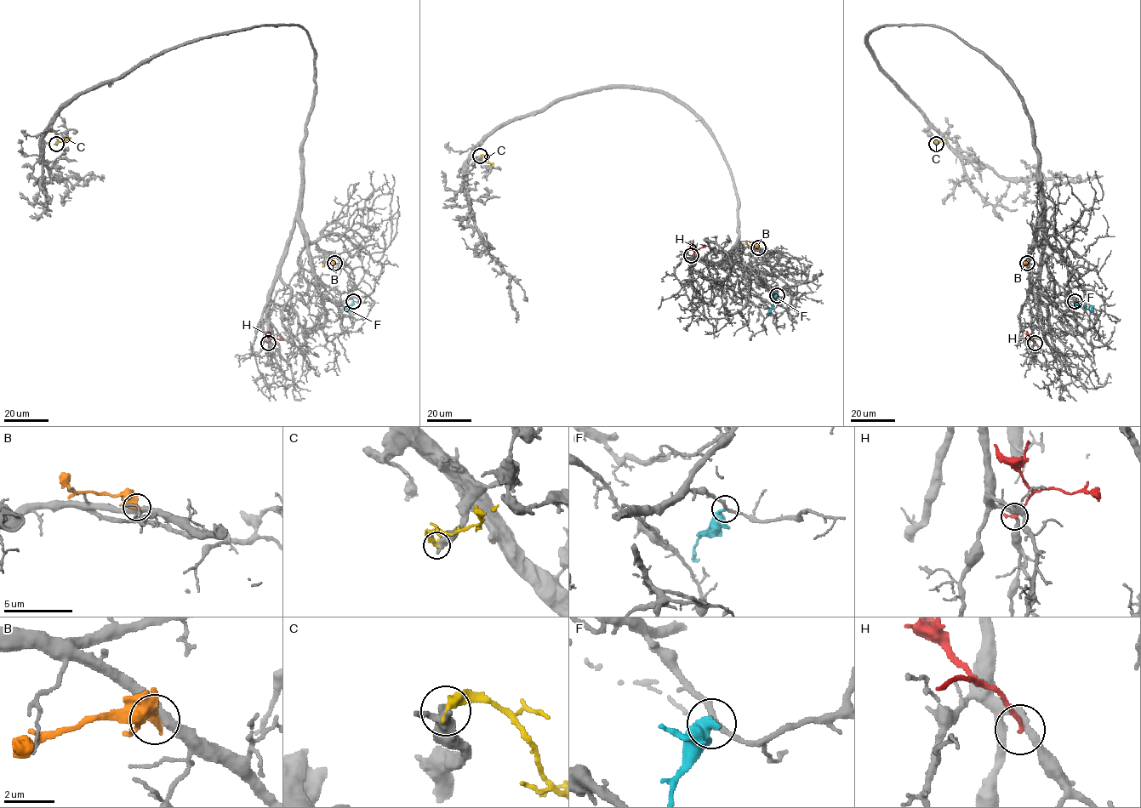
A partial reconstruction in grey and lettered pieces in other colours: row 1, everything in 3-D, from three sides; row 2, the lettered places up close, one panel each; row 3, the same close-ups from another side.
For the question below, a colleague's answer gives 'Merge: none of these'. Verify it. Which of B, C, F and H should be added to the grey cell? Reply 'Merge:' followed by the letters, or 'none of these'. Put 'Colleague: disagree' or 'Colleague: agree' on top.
Colleague: agree
Merge: none of these

